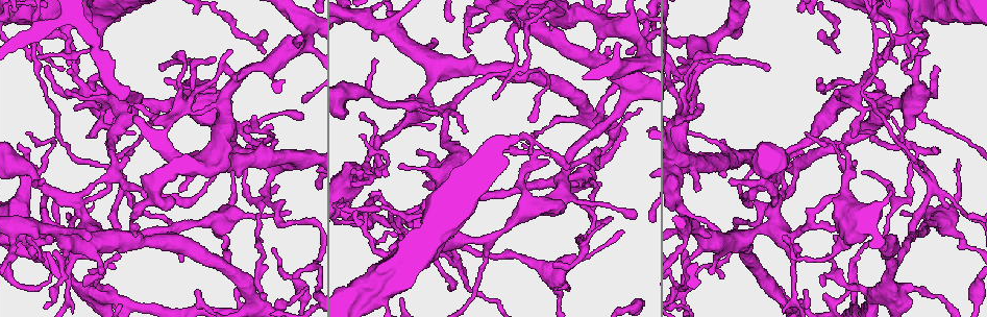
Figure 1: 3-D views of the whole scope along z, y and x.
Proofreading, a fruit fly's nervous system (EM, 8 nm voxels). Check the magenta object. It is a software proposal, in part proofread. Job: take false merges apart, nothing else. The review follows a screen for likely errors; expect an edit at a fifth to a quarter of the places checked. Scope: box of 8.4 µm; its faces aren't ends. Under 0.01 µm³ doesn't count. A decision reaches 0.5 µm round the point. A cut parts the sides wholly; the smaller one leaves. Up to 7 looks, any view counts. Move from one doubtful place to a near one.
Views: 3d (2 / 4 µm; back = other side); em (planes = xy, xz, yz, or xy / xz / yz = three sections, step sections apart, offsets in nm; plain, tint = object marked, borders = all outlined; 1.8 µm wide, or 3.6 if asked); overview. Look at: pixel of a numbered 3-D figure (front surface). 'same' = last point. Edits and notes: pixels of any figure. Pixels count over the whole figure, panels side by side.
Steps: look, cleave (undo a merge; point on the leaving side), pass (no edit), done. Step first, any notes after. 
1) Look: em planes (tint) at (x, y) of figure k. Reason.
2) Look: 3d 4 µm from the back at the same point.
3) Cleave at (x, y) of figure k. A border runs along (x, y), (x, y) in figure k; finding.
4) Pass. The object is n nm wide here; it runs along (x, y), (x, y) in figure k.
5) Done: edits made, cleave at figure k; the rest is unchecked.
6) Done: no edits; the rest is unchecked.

Look: em 3.6 µm planes (tint) at (914, 26) of figure 1.

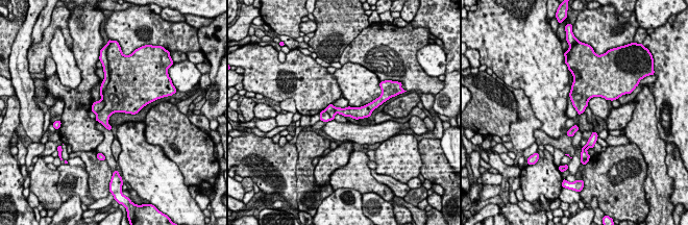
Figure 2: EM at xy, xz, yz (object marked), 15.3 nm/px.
Cleave at (98, 105) of figure 2. The object is 160 nm wide here; a border runs along (109, 74), (96, 114) in figure 2; a second cell is stuck on.

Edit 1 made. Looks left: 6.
Look: overview. See it whole again.

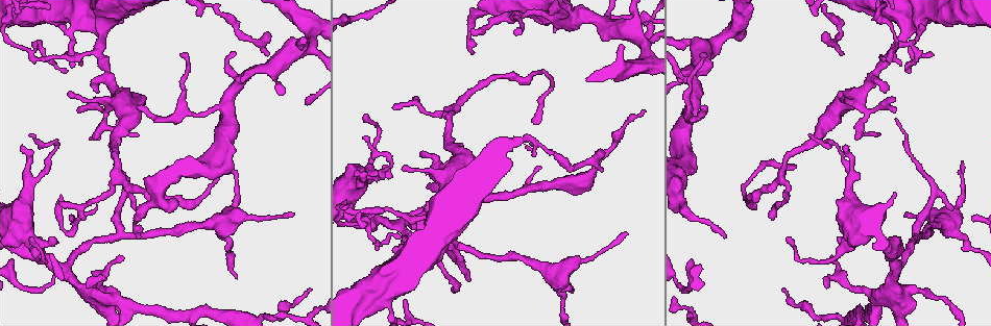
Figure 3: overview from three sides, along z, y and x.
Look: em yz step 4 (tint) at (558, 20) of figure 3. A fork.

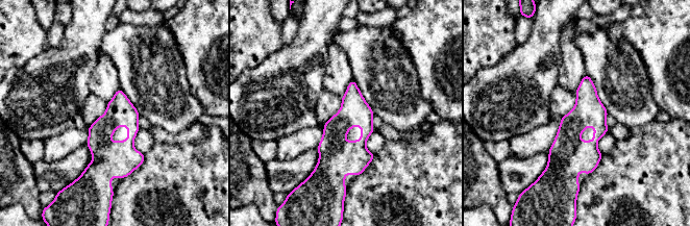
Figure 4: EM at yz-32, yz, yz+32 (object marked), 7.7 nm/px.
Pass. All the same cell.

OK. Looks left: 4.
Done: edits made, cleave at figure 2; the rest is unchecked.

